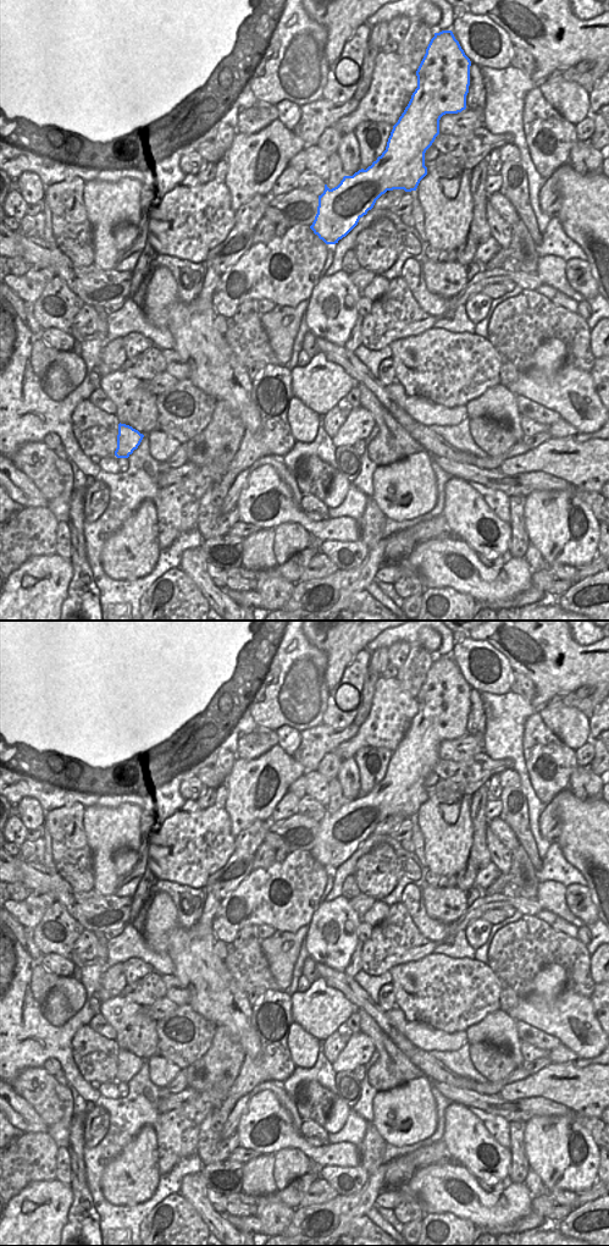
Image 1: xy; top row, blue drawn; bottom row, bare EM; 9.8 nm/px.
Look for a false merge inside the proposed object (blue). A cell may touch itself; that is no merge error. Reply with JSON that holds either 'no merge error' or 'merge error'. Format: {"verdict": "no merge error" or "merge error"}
{"verdict": "no merge error"}

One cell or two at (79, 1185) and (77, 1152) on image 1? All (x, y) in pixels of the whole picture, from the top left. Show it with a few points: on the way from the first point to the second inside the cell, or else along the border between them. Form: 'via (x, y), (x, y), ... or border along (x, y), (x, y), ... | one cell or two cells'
via (77, 1176), (77, 1161) | one cell

